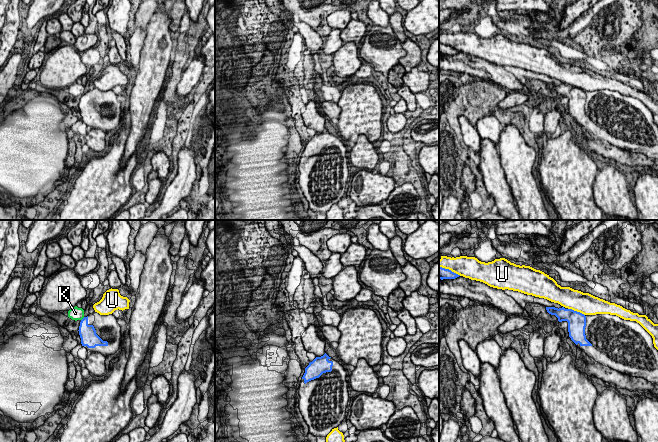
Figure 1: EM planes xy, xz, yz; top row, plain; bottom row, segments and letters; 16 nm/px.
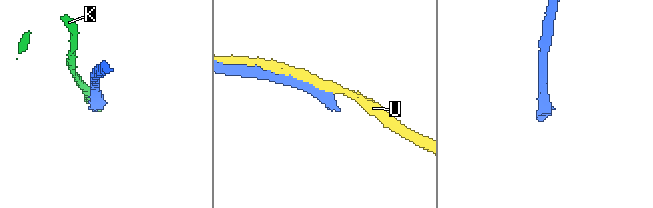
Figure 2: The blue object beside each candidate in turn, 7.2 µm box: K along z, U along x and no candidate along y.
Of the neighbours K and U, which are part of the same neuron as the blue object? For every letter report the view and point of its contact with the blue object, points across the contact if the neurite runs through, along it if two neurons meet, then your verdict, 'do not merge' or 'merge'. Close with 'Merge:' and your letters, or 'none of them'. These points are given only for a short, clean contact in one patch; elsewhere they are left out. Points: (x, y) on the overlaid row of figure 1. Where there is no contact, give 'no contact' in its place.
K: contact xy (82, 319); border xy (84, 317), (81, 320); do not merge
U: contact yz (576, 311); do not merge
Merge: none of them

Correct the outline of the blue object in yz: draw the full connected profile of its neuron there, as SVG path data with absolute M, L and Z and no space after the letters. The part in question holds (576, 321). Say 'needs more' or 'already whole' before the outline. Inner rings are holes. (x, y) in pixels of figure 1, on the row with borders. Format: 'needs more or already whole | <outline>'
needs more | M546 307L546 310L555 315L559 322L568 322L571 340L596 362L622 374L644 378L658 385L658 350L654 347L652 336L639 323L610 314L585 316L564 307Z

